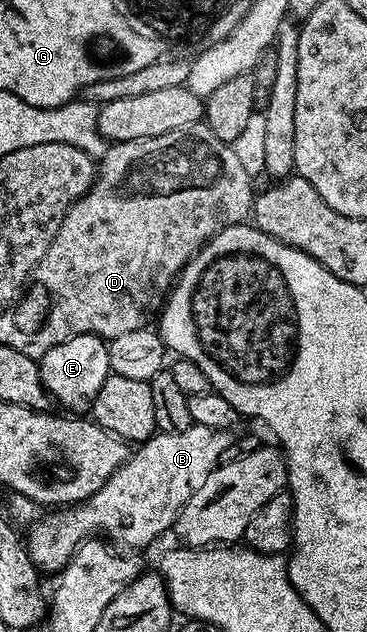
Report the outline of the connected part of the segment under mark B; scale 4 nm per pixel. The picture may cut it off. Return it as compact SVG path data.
M196 424L175 433L155 432L154 436L141 442L133 450L132 455L107 479L104 487L93 493L89 500L77 502L61 511L47 512L50 513L47 517L40 518L31 527L30 534L27 532L24 537L30 558L39 570L46 572L47 569L51 575L57 575L68 564L83 541L89 541L99 535L115 546L123 545L118 547L126 551L138 551L134 549L142 549L145 545L152 544L161 533L166 533L169 529L171 532L175 528L184 503L188 503L188 499L192 499L192 495L200 491L200 487L204 487L208 475L212 475L212 471L218 468L224 451L228 451L235 439L231 430Z

